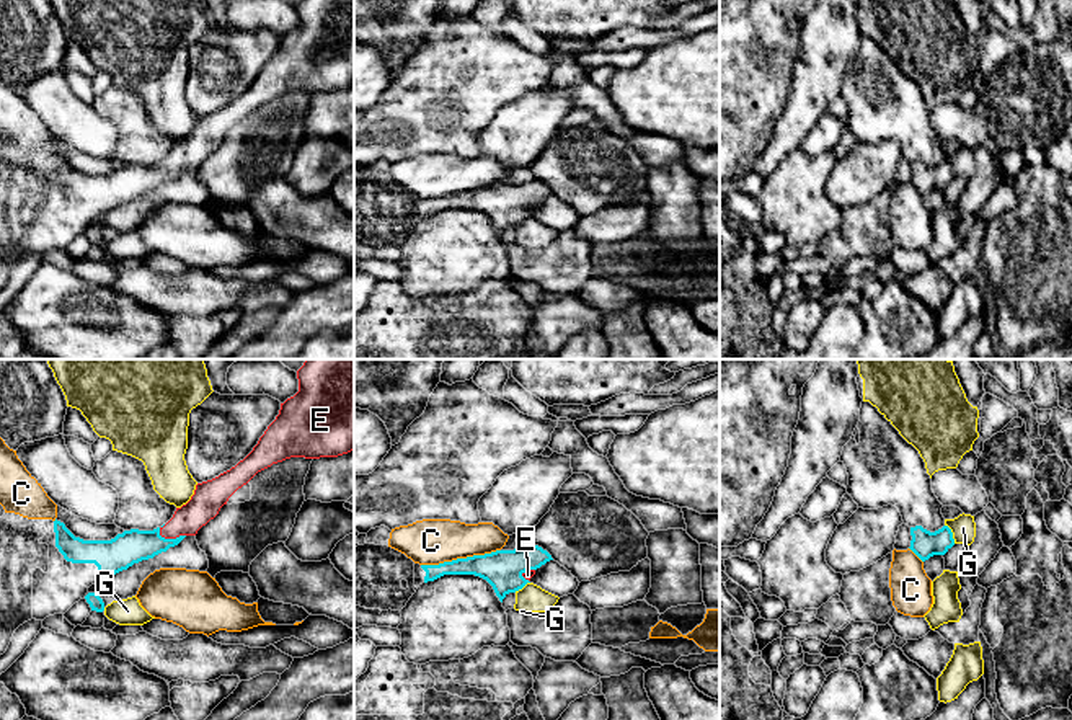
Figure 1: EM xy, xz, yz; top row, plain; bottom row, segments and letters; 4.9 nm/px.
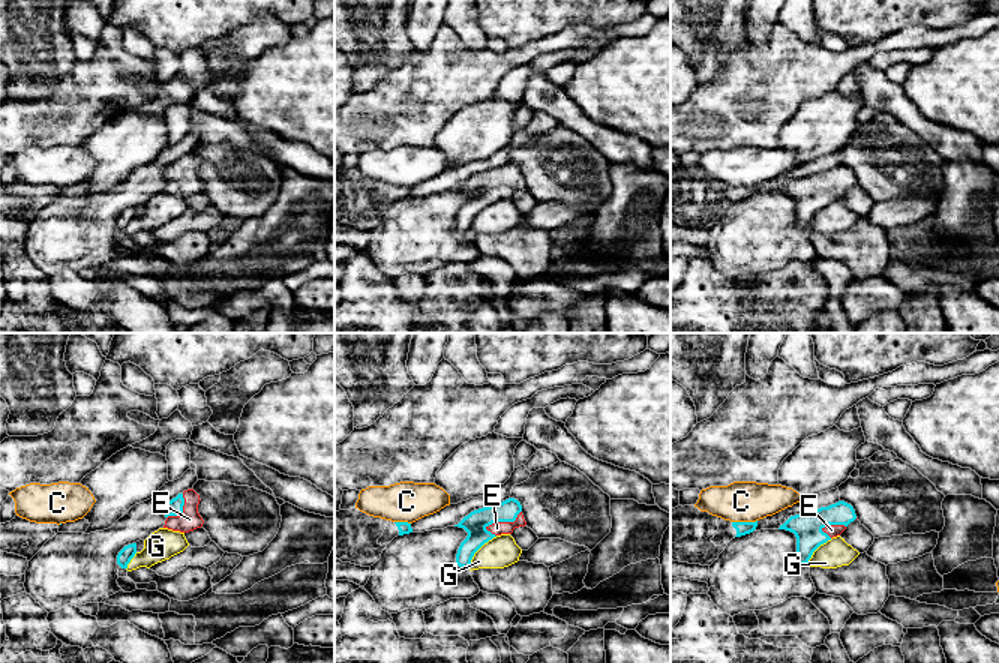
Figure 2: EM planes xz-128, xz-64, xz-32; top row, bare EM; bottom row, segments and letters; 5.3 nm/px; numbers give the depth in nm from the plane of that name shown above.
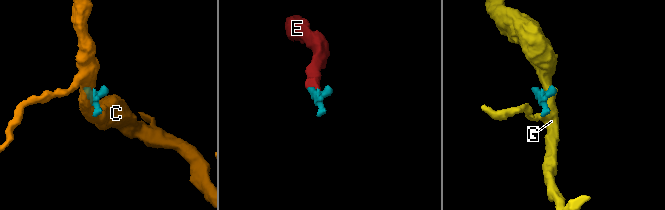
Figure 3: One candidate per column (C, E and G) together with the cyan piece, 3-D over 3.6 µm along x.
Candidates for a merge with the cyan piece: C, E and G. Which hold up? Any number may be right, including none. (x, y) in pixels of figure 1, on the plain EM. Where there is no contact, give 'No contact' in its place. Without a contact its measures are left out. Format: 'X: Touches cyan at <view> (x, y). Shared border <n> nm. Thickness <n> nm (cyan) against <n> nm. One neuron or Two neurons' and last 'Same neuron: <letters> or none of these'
C: Touches cyan at xz (460, 193). Shared border 400 nm. Thickness 190 nm (cyan) against 220 nm. Two neurons
E: Touches cyan at xy (170, 173). Shared border 140 nm. Thickness 160 nm (cyan) against 160 nm. One neuron
G: Touches cyan at yz (952, 168). Shared border 110 nm. Thickness 140 nm (cyan) against 120 nm. Two neurons
Same neuron: E

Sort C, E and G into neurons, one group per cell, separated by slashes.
C / E / G

